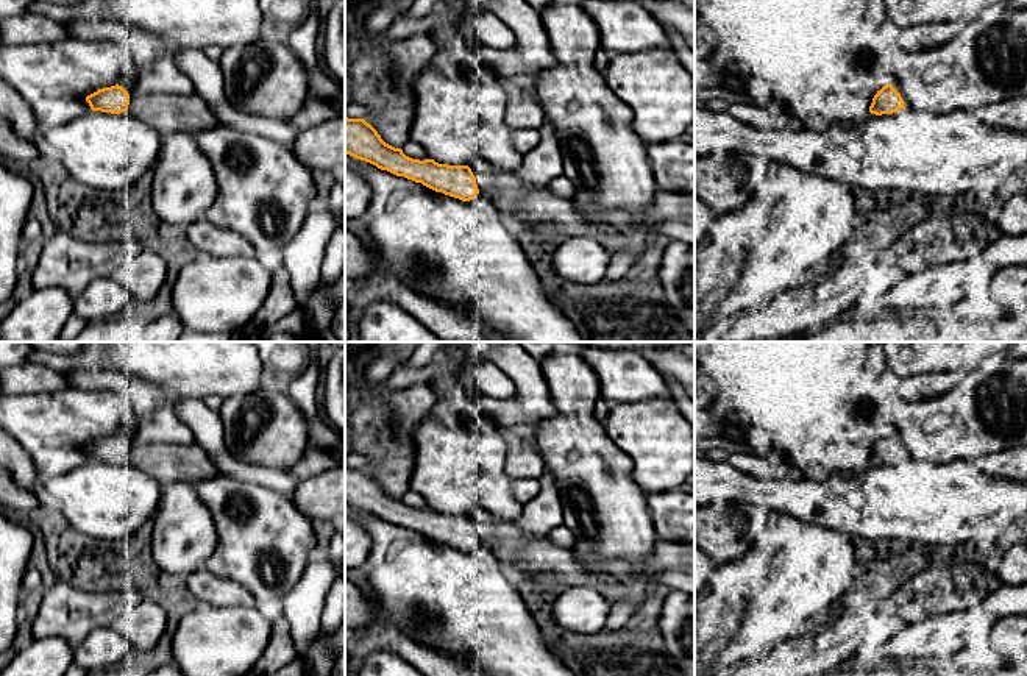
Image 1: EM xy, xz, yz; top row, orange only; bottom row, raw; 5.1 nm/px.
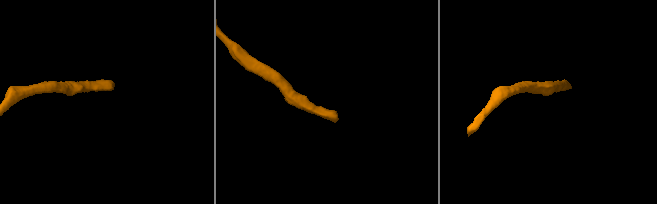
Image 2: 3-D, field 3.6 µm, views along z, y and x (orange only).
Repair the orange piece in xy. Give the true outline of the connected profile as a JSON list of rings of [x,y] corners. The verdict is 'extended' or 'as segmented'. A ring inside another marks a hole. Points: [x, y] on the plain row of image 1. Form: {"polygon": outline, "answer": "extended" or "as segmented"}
{"polygon": [[[122,436],[98,439],[86,447],[92,461],[120,464],[130,461],[134,467],[155,478],[159,484],[184,482],[192,487],[222,475],[214,459],[197,442],[133,443]]], "answer": "extended"}

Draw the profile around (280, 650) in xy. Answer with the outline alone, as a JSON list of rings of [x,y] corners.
[[[283,620],[275,623],[270,640],[256,662],[253,676],[267,676],[290,664],[298,656],[287,624]]]

